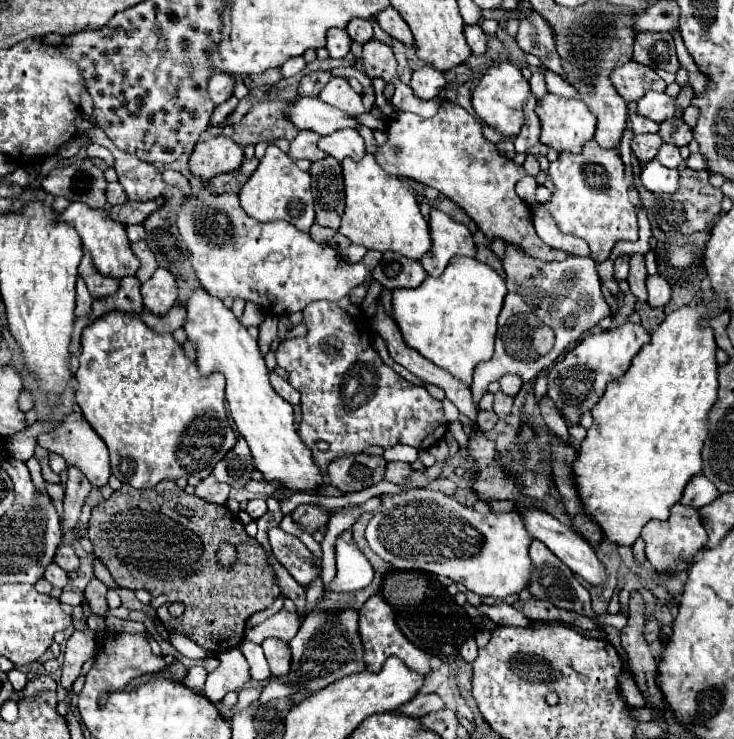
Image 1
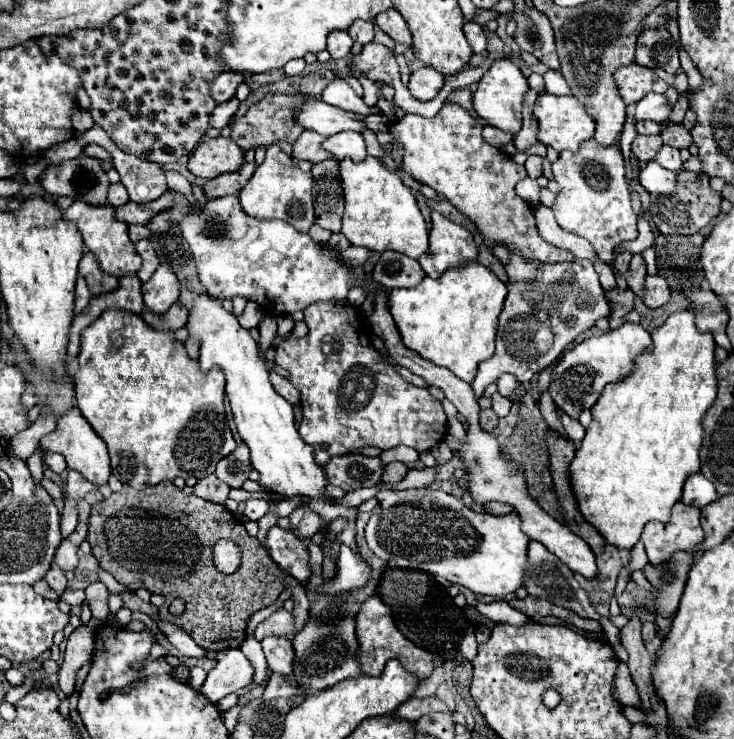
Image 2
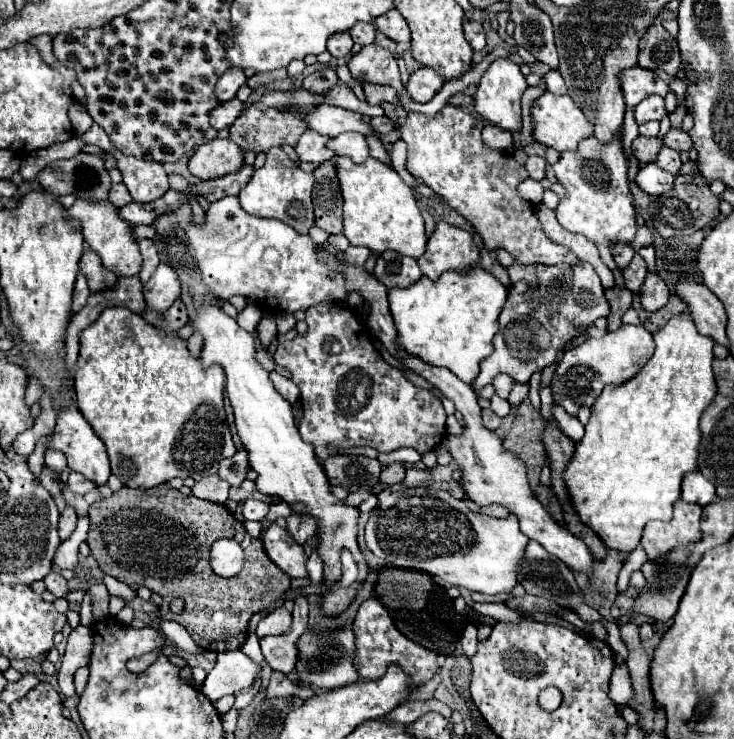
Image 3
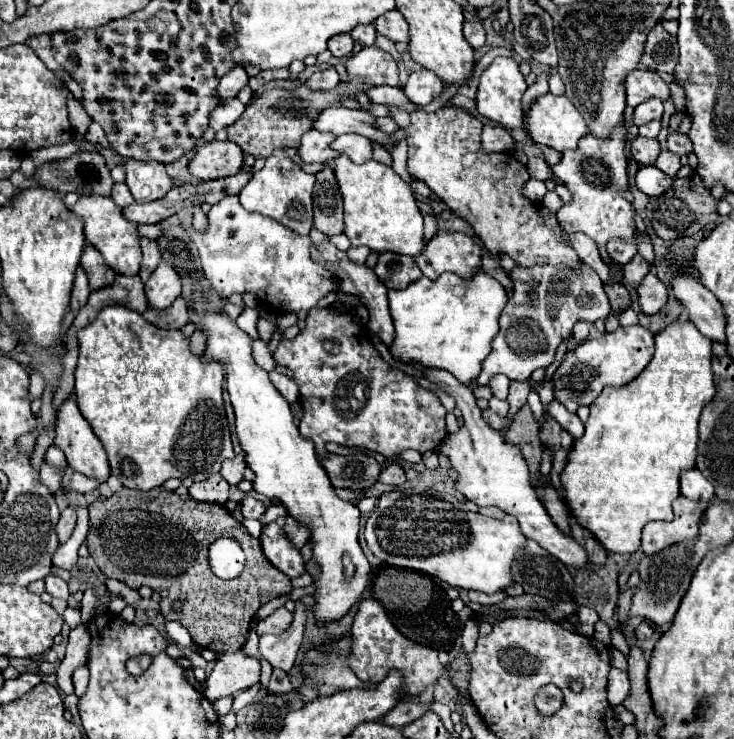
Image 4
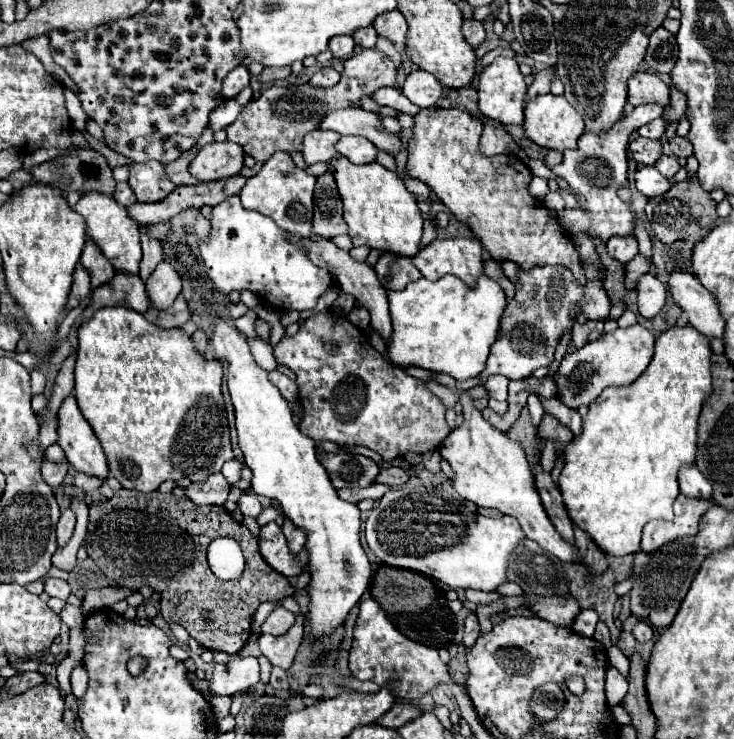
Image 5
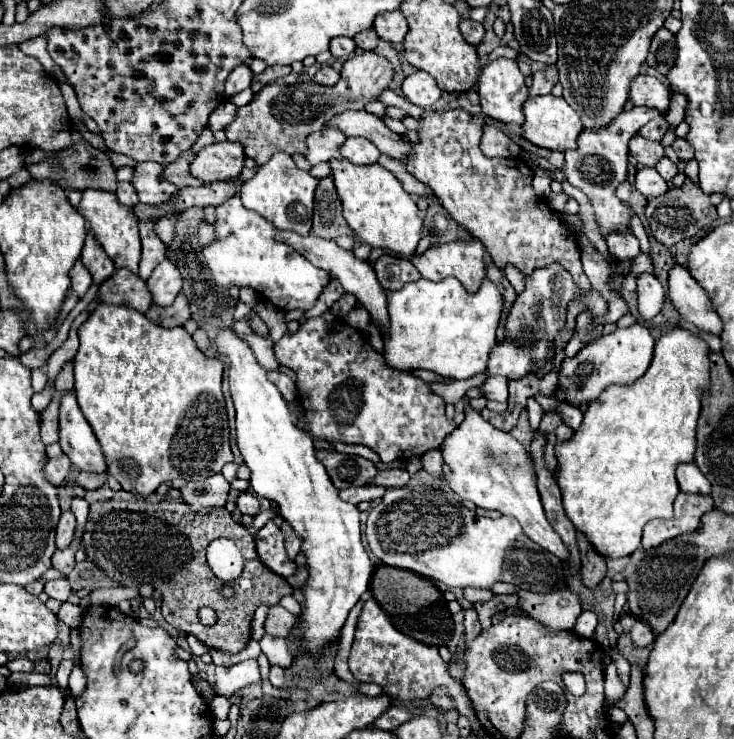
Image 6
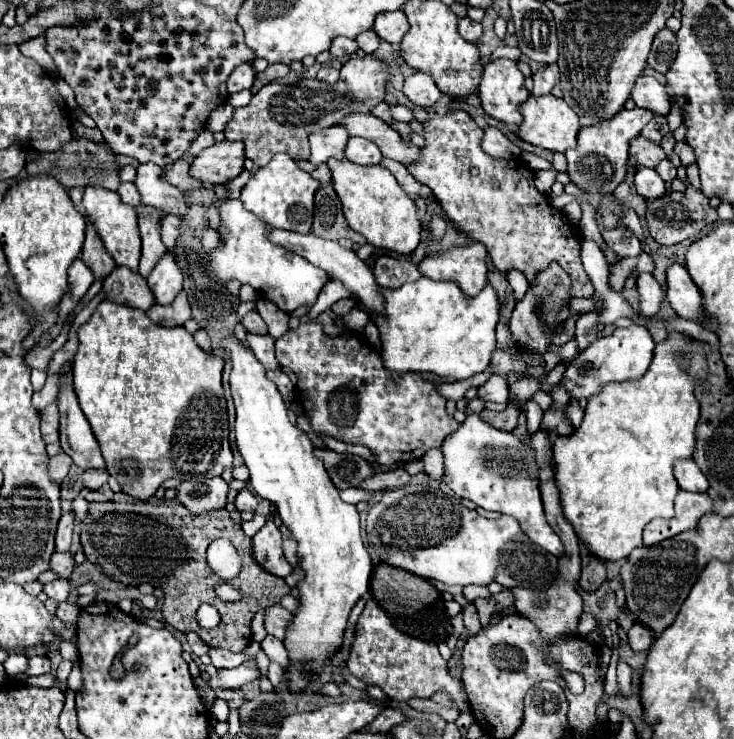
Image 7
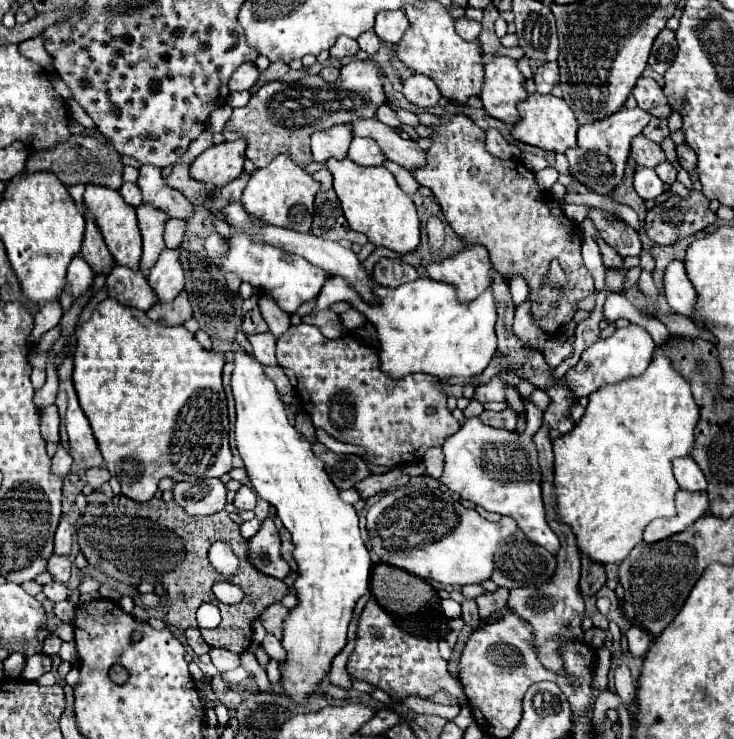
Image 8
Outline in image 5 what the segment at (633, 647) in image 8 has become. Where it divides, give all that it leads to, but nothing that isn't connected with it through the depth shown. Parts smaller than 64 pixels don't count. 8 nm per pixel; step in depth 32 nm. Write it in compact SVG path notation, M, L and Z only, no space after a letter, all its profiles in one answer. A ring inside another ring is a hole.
M640 620L636 626L634 626L634 630L632 630L632 636L636 638L636 642L648 642L648 640L652 640L652 628L650 628L650 624L646 624L644 620Z

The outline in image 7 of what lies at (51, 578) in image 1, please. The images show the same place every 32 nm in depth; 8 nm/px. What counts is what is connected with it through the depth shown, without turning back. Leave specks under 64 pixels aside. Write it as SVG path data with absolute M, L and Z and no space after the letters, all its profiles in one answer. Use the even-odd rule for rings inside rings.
M52 580L44 586L44 592L48 594L48 598L56 600L56 602L64 602L70 594L70 584L68 582L60 582L60 580Z

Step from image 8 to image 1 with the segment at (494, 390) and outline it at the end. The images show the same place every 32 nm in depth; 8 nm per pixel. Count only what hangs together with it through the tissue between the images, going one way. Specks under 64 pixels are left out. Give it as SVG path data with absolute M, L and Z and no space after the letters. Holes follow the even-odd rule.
M504 374L500 378L500 392L508 394L508 396L516 396L522 388L522 378L516 374Z

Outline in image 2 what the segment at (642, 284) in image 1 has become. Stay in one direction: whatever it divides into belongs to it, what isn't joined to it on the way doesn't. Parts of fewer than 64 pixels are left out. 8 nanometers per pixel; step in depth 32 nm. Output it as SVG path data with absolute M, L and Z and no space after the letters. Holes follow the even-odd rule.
M634 254L632 262L630 262L630 268L628 272L624 274L626 282L628 282L628 288L636 294L636 296L644 296L644 278L646 278L646 264L644 264L644 258L640 254Z

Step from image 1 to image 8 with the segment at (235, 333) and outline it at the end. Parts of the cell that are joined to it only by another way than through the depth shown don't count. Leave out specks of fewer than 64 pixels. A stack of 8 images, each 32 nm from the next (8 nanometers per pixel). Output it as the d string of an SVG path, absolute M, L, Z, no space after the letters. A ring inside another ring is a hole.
M242 350L236 352L234 364L236 370L232 374L232 392L236 400L234 434L236 434L238 454L244 460L254 492L276 508L276 516L282 520L284 528L292 534L292 544L294 544L292 556L298 564L298 578L294 582L298 604L284 618L282 646L286 650L286 660L280 662L280 672L282 672L280 684L284 688L284 694L294 704L306 704L308 698L318 690L320 682L330 672L334 656L338 656L346 646L346 630L352 620L354 606L362 594L370 592L372 562L368 548L364 546L364 540L360 536L358 514L354 506L340 500L338 488L324 472L322 462L312 454L310 442L306 442L296 432L296 428L290 426L280 394L274 388L274 382L264 376L264 366L256 362L254 356Z

